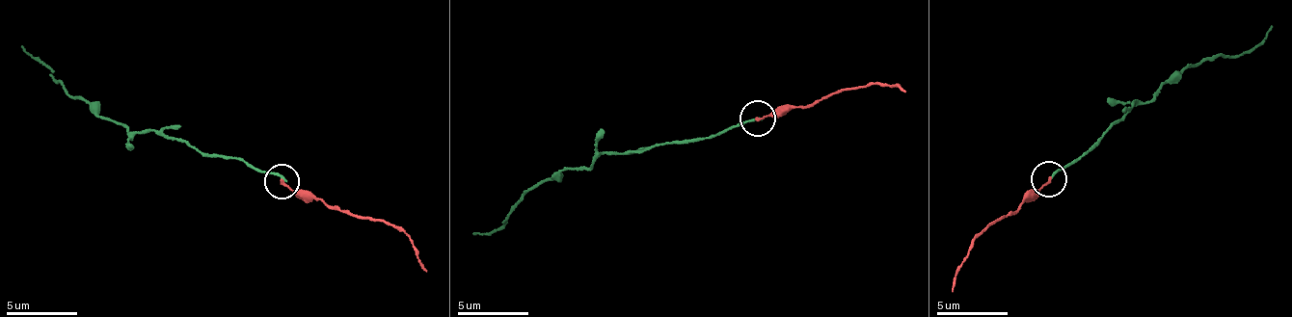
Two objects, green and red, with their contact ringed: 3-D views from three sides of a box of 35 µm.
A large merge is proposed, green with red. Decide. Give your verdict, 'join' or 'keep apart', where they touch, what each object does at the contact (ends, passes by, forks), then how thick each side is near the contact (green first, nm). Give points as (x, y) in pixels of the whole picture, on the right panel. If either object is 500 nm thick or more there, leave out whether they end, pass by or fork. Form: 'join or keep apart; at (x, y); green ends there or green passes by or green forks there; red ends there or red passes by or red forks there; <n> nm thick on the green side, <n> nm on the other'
keep apart; at (1049, 178); green ends there; red ends there; 200 nm thick on the green side, 180 nm on the other

